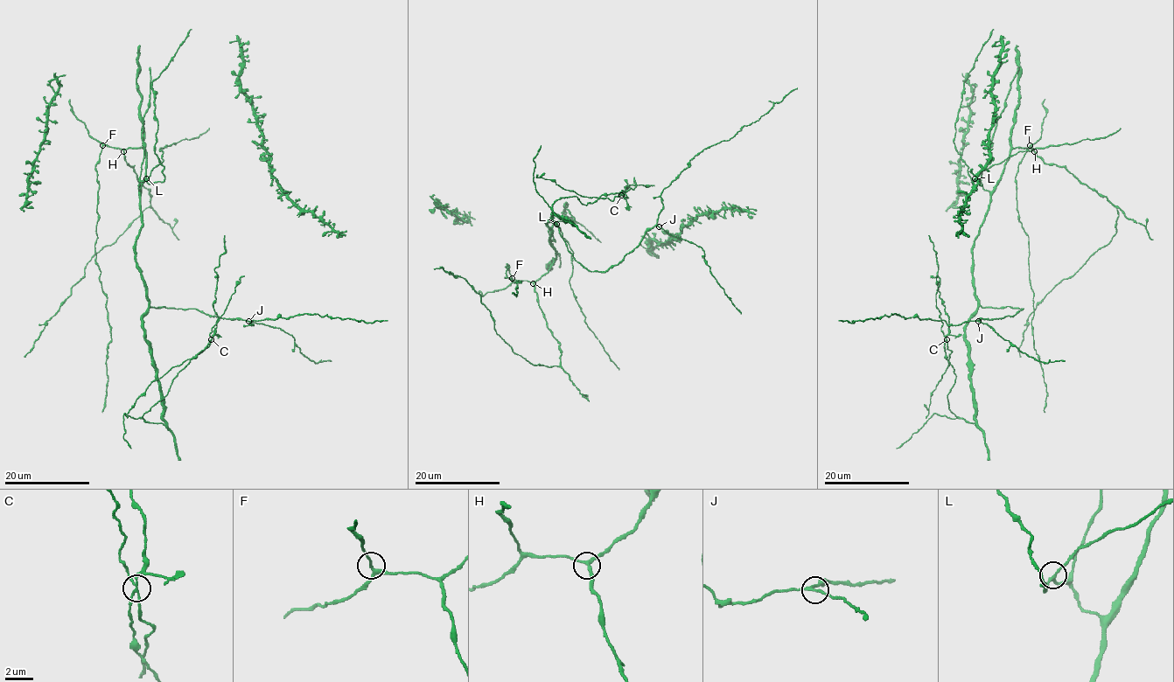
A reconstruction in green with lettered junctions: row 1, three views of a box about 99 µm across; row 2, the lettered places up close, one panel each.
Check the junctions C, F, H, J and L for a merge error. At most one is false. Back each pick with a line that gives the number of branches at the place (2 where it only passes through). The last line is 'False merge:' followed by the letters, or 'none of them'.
C: Branches: 4
False merge: C

